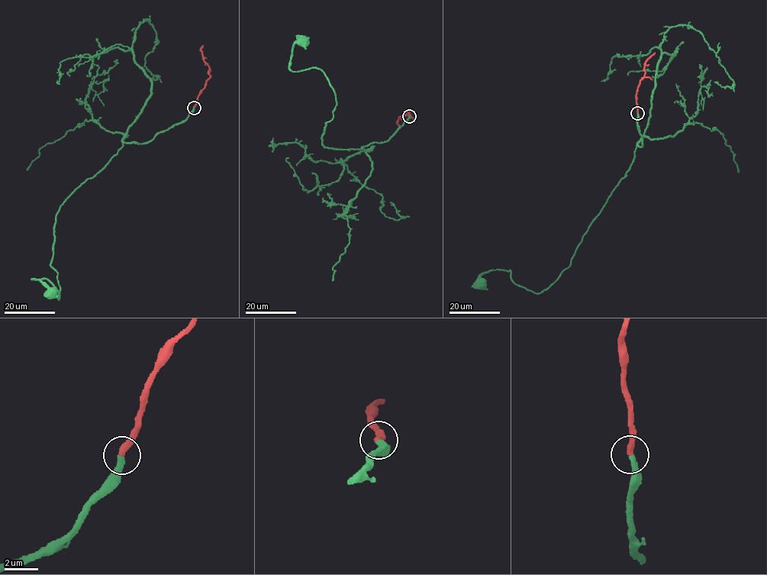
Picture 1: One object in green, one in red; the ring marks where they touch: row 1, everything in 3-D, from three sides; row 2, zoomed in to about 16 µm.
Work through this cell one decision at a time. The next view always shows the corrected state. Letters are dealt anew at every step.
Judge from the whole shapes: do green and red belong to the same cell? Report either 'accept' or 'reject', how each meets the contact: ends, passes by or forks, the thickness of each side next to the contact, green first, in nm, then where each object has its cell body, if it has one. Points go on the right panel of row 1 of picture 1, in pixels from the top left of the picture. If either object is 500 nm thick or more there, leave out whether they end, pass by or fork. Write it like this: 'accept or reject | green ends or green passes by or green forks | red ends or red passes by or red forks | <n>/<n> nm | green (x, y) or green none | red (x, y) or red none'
accept | green ends | red ends | 360/360 nm | green (479, 283) | red none

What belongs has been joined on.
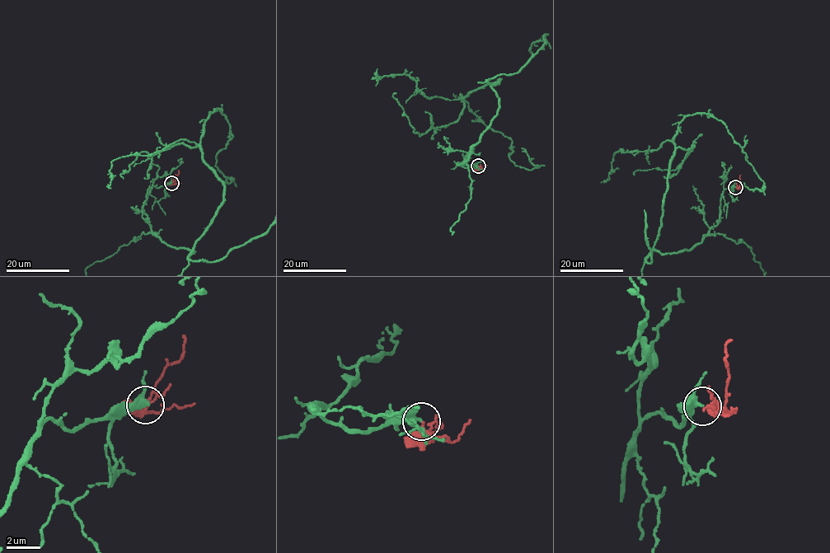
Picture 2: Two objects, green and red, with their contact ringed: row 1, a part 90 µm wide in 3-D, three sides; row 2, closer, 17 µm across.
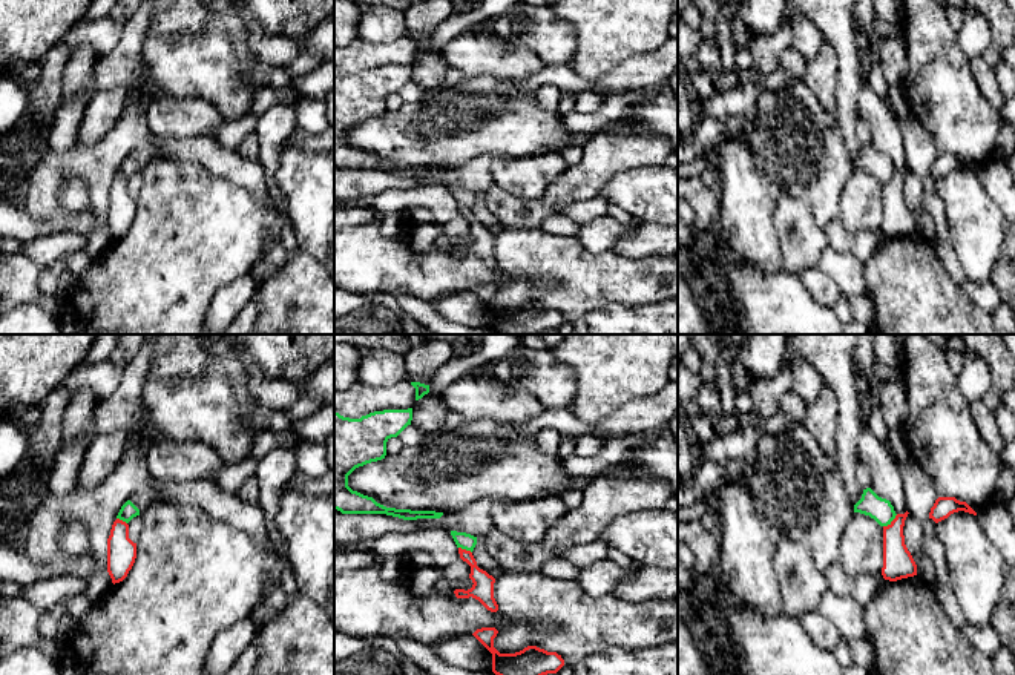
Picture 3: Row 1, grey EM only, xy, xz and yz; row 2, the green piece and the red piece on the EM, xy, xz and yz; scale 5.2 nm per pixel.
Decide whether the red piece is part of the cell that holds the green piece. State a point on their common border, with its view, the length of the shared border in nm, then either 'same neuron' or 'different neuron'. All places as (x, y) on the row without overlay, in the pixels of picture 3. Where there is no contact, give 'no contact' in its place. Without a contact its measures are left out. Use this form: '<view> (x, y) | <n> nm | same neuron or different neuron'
yz (890, 178) | 100 nm | different neuron

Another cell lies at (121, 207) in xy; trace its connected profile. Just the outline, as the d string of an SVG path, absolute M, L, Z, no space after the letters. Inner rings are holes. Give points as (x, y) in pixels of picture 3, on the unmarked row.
M117 175L107 195L107 229L112 239L123 238L136 215L136 199L129 195L129 181Z

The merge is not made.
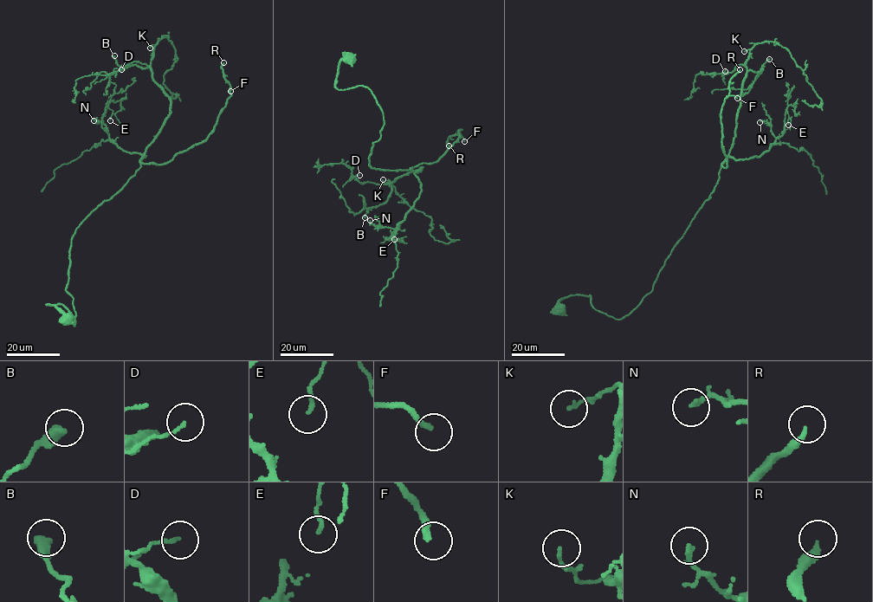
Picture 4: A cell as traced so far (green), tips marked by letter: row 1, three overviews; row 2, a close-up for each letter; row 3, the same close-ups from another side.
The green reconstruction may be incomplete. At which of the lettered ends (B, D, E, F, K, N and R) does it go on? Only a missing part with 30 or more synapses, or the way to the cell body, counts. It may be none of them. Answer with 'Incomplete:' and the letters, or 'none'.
Incomplete: F, R

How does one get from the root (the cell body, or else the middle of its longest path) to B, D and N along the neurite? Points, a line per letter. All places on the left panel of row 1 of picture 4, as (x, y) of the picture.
B: (67, 317), (47, 304), (74, 326), (73, 236), (134, 174), (170, 111), (150, 67), (114, 55)
D: (67, 317), (47, 304), (61, 304), (74, 326), (73, 236), (134, 174), (170, 111), (145, 64), (121, 69)
N: (67, 317), (47, 304), (61, 304), (74, 326), (66, 290), (73, 236), (145, 156), (119, 148), (93, 120)

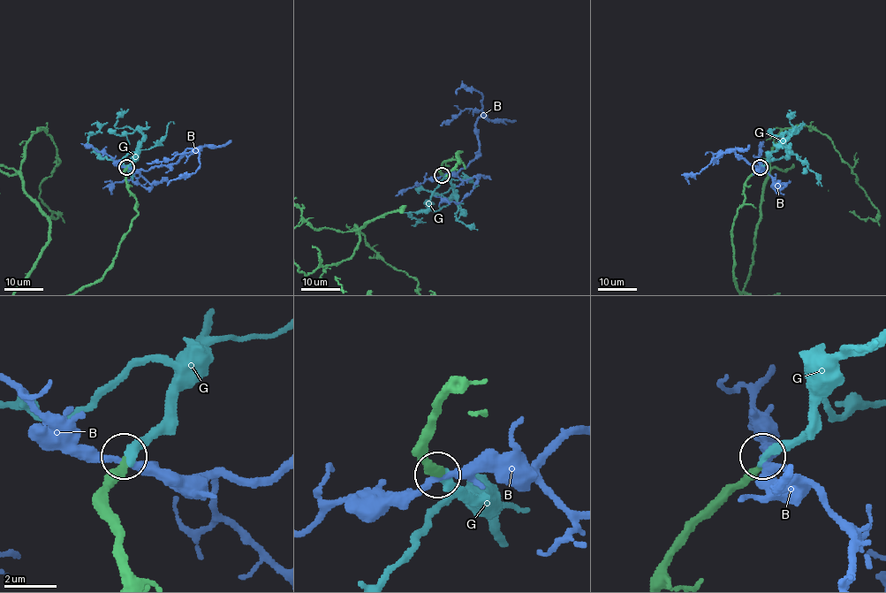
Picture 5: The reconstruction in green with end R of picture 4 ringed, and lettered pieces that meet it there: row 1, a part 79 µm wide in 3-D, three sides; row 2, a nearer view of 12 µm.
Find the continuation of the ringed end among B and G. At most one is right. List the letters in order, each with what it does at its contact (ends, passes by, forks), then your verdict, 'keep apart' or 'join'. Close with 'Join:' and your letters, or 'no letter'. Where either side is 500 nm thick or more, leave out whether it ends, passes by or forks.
B: it passes by; keep apart
G: it ends there; join
Join: G

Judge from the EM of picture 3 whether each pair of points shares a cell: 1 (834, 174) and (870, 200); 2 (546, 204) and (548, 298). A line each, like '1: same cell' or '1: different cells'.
1: different cells
2: different cells

